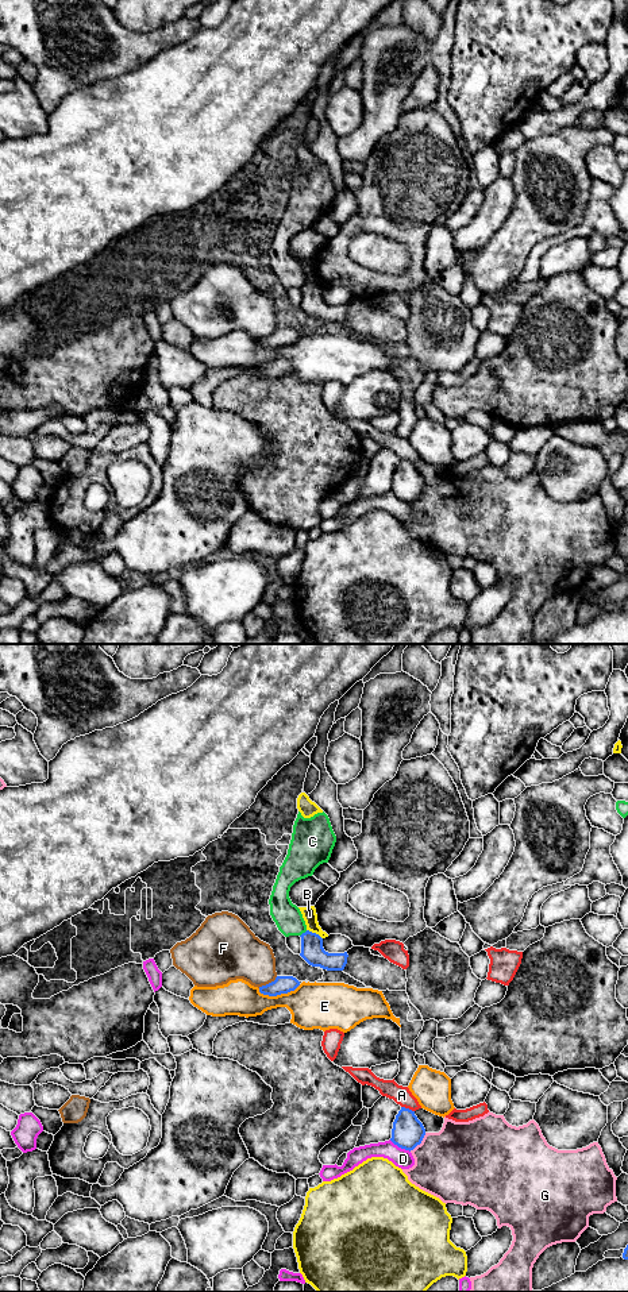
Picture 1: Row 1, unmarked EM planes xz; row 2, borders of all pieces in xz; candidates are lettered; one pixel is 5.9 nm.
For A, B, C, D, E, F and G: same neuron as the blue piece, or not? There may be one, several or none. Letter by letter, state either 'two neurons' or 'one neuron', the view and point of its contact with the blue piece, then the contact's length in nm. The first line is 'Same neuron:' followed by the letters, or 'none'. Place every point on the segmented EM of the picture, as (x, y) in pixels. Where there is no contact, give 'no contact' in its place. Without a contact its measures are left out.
Same neuron: none
A: two neurons; meets blue in xz at (408, 1109); contact 90 nm long
B: two neurons; meets blue in xz at (315, 933); contact 110 nm long
C: two neurons; meets blue in xz at (303, 933); contact 60 nm long
D: two neurons; meets blue in xz at (400, 1146); contact 150 nm long
E: two neurons; meets blue in xz at (278, 994); contact 260 nm long
F: two neurons; meets blue in xz at (269, 983); contact 140 nm long
G: two neurons; meets blue in xz at (419, 1144); contact 150 nm long

